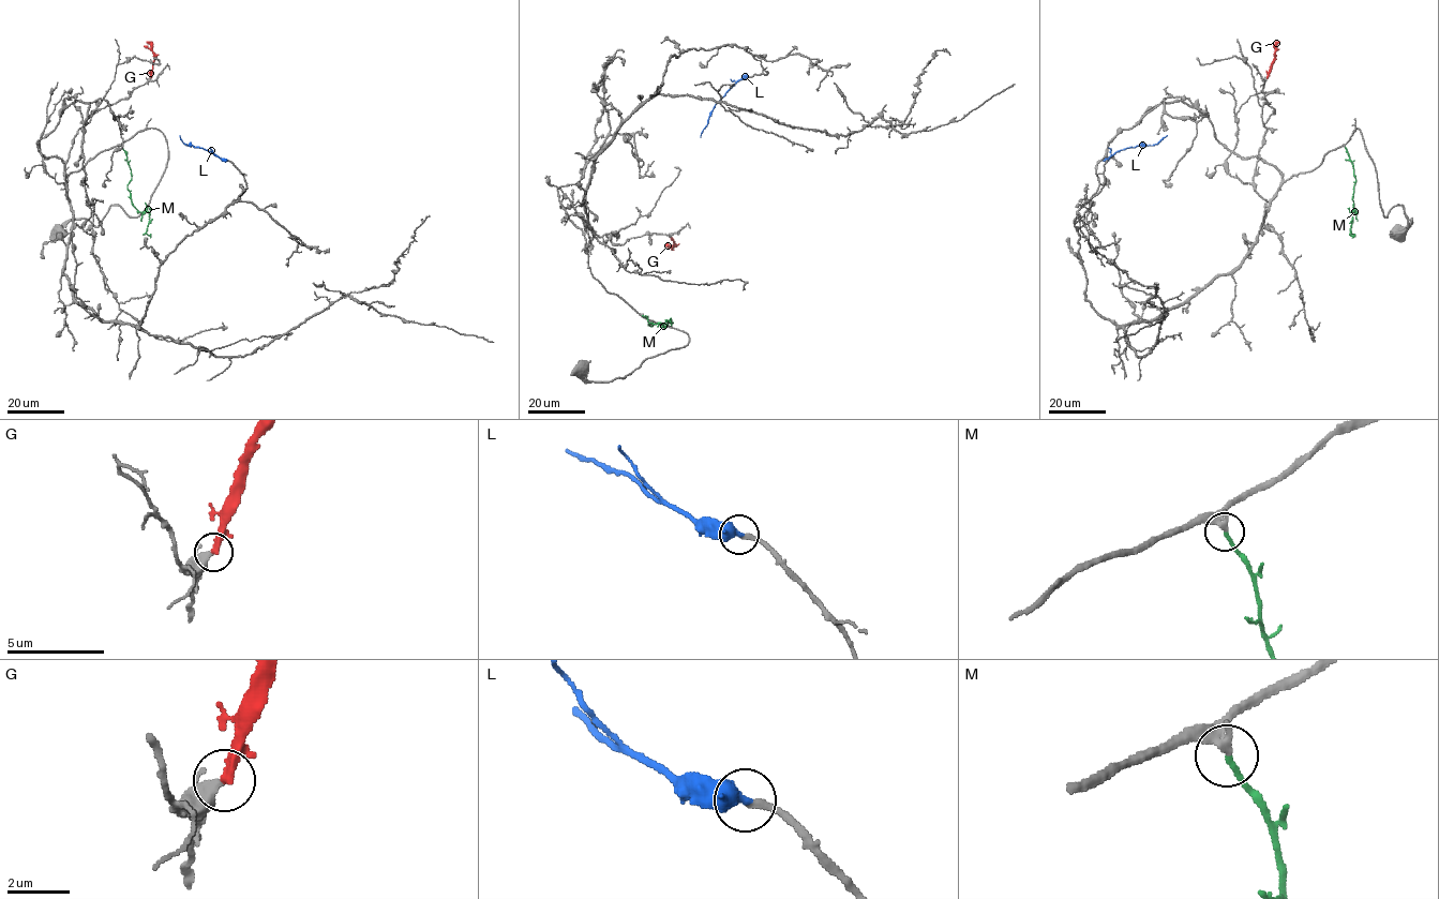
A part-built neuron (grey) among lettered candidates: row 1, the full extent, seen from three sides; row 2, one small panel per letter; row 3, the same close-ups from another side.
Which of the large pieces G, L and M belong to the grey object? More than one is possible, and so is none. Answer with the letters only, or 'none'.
L, M

